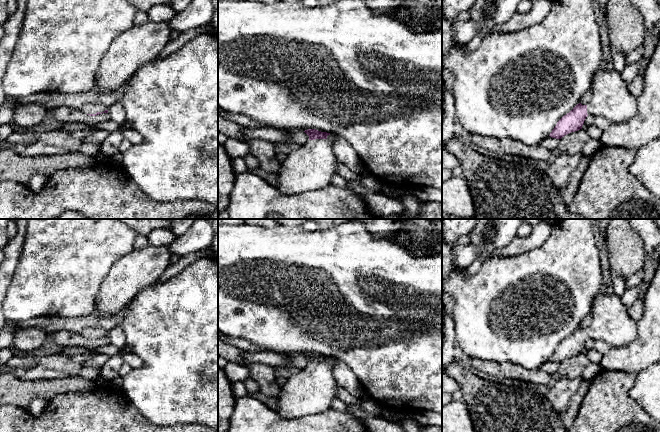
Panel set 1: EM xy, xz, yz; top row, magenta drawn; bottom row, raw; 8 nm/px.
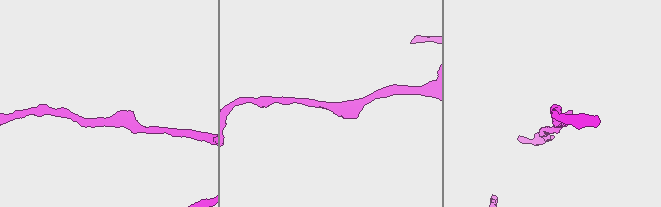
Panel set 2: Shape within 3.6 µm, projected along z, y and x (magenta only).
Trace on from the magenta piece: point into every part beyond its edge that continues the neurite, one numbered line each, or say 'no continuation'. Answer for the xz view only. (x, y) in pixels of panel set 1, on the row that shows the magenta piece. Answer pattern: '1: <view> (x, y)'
1: xz (311, 167)

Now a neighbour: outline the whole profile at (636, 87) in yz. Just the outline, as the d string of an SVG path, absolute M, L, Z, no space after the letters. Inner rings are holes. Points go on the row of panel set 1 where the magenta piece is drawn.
M637 75L633 81L628 84L628 90L635 98L638 98L643 92L644 85L643 75Z

